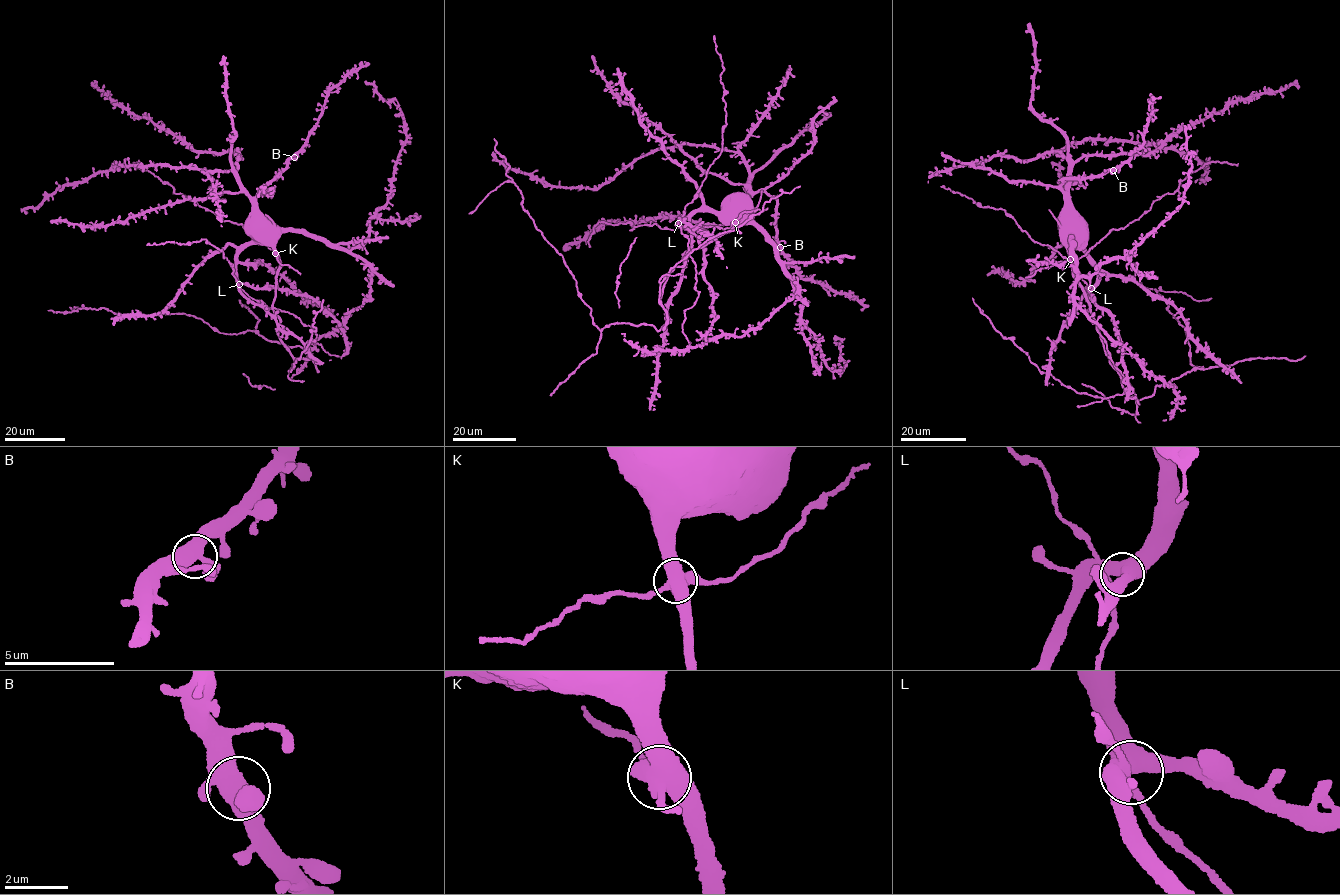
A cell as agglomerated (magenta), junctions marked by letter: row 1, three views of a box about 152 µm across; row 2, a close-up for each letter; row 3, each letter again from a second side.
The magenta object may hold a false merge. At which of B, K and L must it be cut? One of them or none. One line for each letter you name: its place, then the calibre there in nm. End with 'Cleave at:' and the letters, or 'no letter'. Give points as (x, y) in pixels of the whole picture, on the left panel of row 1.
K: (275, 253) | 550 nm
Cleave at: K

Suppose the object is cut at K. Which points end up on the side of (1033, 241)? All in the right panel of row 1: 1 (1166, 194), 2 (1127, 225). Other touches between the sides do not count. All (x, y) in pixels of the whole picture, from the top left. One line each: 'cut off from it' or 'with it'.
1: cut off from it
2: cut off from it

